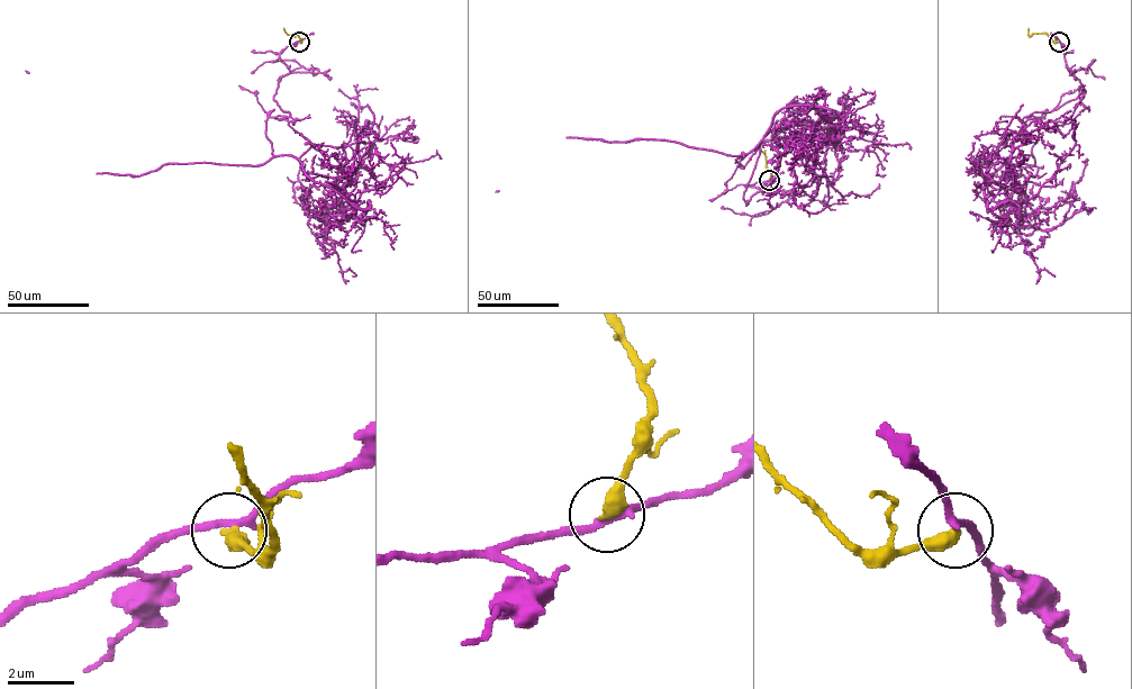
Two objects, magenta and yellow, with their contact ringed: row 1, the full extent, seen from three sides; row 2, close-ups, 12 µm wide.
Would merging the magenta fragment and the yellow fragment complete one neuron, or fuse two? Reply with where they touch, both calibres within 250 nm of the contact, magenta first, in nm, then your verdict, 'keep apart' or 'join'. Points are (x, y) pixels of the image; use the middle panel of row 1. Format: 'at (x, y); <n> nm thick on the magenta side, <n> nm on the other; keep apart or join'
at (769, 180); 240 nm thick on the magenta side, 460 nm on the other; keep apart

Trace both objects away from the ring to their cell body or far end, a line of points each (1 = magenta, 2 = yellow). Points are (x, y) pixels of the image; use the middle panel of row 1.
1: (769, 180), (749, 186), (760, 190), (745, 205), (759, 146), (737, 162), (673, 142), (567, 137), (495, 192)
2: (769, 180), (771, 174), (764, 154), (753, 150)

